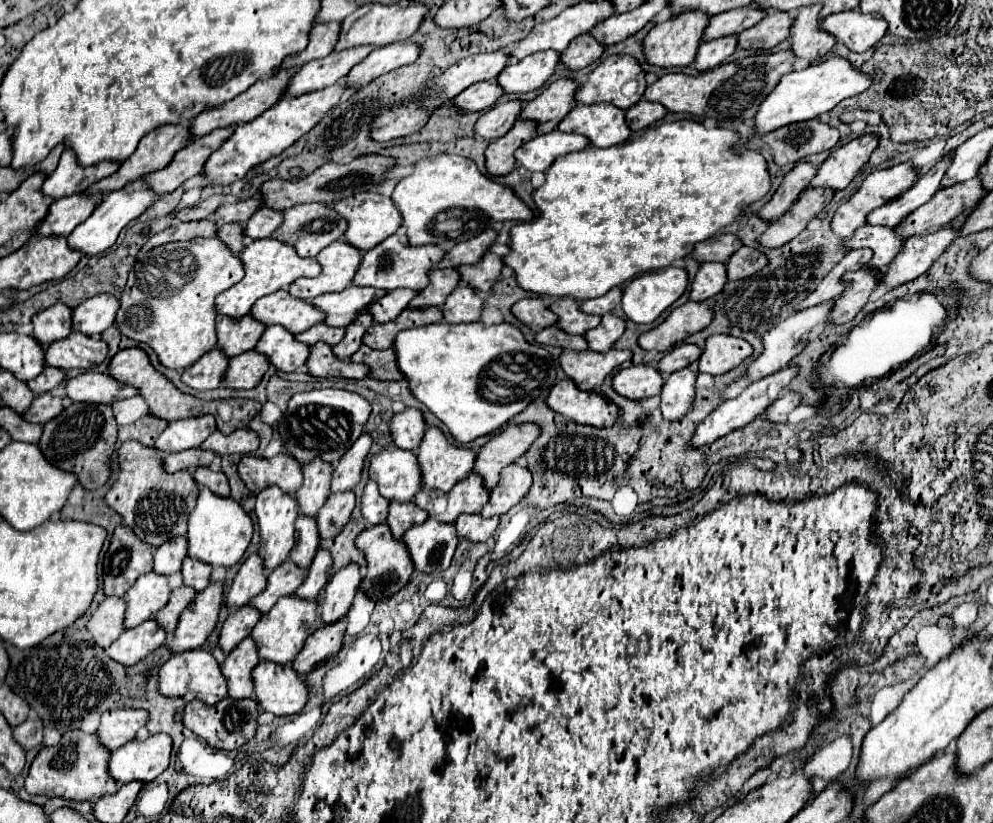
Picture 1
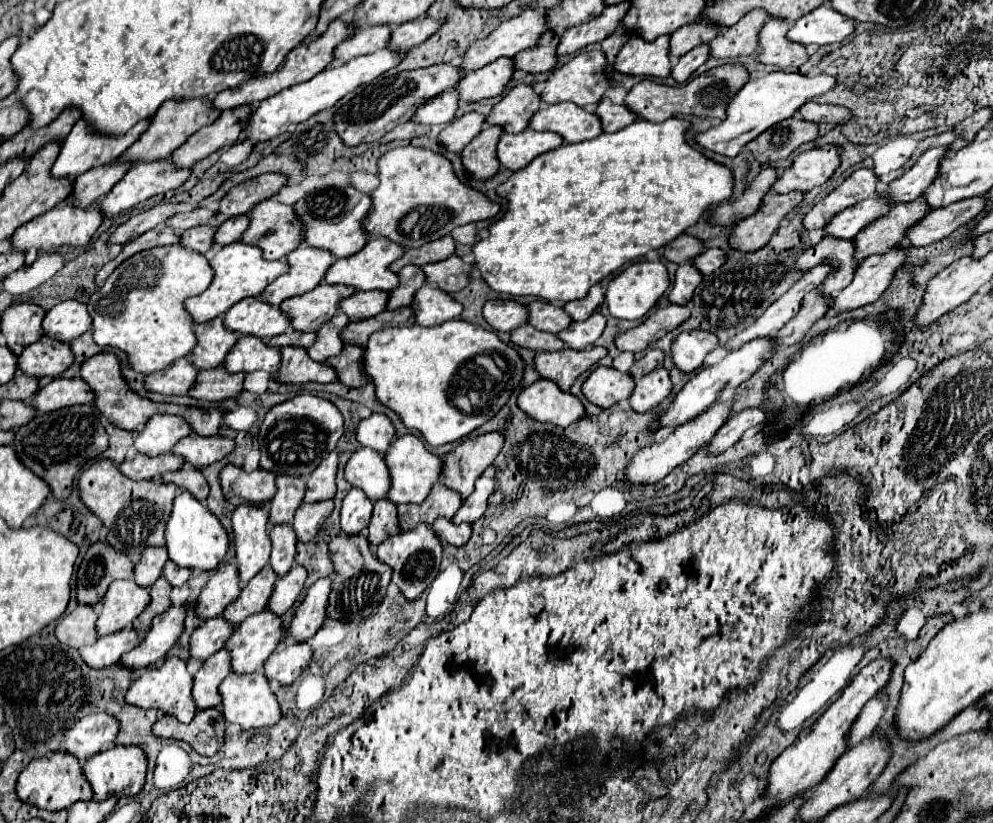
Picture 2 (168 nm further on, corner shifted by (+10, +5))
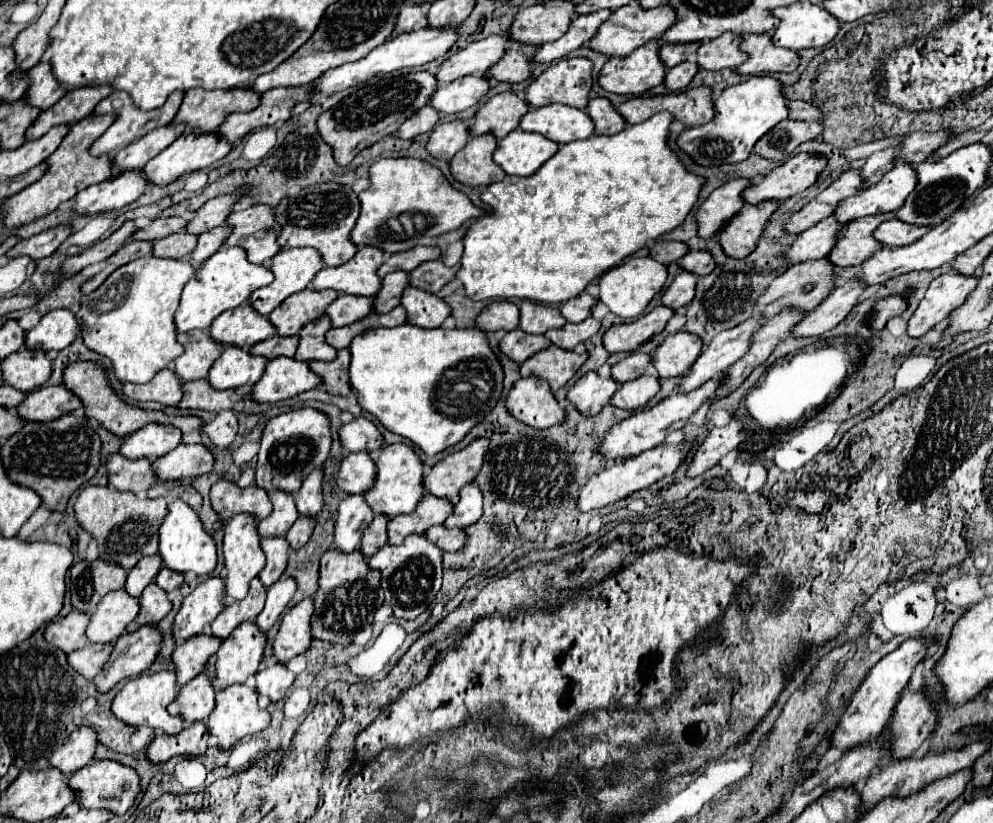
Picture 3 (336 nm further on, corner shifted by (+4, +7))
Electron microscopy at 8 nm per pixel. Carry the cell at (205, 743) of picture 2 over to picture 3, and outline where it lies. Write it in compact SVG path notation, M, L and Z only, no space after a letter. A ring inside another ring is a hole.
M194 722L176 736L158 734L146 748L146 758L152 764L162 764L174 756L202 756L206 752L208 736L204 722Z

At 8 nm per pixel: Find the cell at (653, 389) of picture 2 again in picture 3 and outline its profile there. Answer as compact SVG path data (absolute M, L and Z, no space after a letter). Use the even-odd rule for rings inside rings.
M640 376L636 380L624 382L612 396L610 404L624 410L638 410L660 390L656 376Z

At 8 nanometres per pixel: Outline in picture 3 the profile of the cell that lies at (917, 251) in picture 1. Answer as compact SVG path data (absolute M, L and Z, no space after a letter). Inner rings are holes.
M848 280L840 286L836 286L822 304L818 304L810 314L794 326L790 336L794 338L810 338L810 336L822 336L824 332L832 330L846 318L846 314L856 306L858 294L864 292L864 284L860 280Z

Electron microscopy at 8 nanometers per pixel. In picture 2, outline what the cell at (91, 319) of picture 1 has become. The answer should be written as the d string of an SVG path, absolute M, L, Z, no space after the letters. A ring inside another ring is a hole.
M64 300L56 304L46 312L46 318L42 322L44 334L60 342L76 340L80 334L90 330L90 326L92 320L88 316L88 308L78 300Z

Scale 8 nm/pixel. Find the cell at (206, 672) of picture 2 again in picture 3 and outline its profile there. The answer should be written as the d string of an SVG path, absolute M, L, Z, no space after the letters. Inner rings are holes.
M200 674L178 690L178 698L168 706L168 714L180 716L186 724L204 722L214 710L214 694L208 676Z

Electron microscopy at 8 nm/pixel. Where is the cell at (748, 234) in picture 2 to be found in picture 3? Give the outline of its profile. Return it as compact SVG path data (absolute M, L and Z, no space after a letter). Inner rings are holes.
M778 202L744 204L742 210L718 234L722 250L730 258L746 258L752 254L766 226L766 218L770 218L776 208Z

